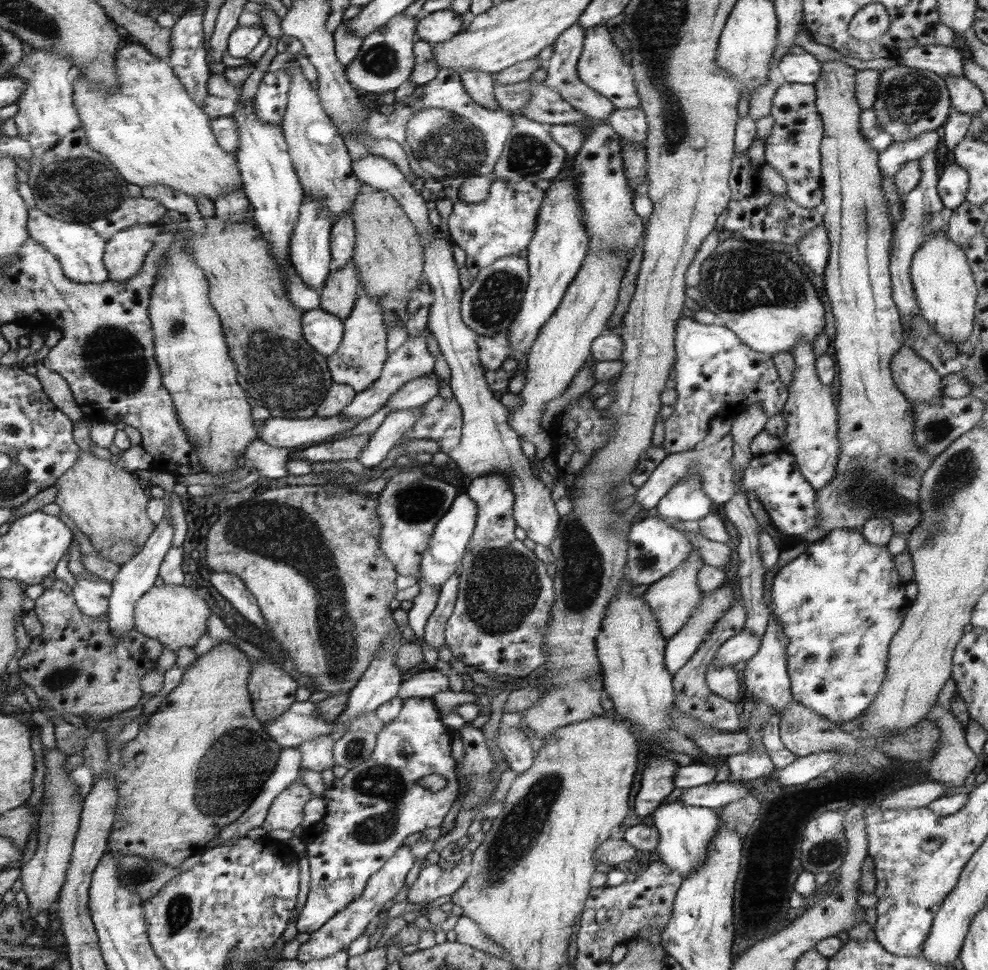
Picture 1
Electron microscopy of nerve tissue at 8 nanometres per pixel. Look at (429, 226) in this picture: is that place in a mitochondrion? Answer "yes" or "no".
no

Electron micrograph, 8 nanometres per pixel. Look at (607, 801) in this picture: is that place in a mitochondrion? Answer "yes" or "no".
no

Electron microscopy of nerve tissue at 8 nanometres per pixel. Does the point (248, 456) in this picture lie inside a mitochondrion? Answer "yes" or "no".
no

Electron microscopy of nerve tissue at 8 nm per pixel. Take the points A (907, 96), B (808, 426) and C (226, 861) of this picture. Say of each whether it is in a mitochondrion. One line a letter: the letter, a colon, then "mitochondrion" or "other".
A: mitochondrion
B: other
C: other

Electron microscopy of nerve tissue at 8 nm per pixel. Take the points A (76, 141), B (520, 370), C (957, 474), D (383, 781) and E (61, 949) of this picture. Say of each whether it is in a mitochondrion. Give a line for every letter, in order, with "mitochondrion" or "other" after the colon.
A: other
B: other
C: mitochondrion
D: mitochondrion
E: other

